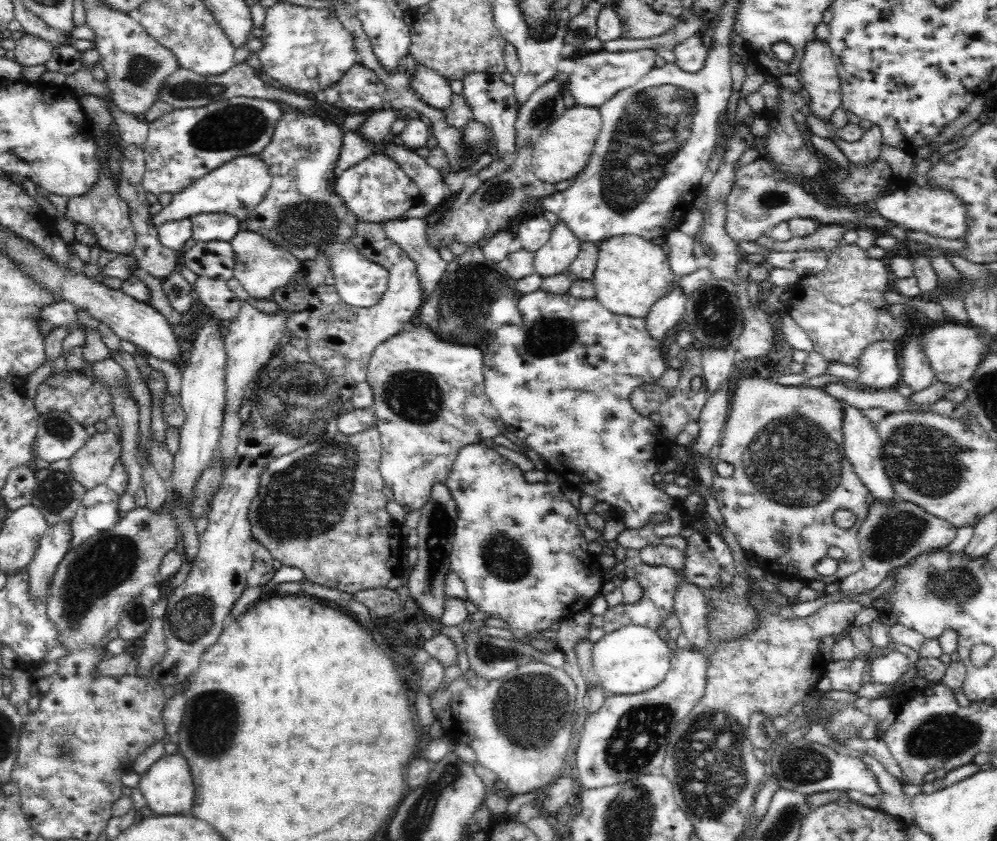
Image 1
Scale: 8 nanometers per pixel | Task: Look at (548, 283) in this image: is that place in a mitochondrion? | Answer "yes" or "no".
no

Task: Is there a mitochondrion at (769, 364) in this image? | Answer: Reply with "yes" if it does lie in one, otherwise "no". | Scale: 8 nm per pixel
no

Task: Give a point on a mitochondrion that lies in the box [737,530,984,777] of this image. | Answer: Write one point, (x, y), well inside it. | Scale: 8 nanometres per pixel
(952, 583)

